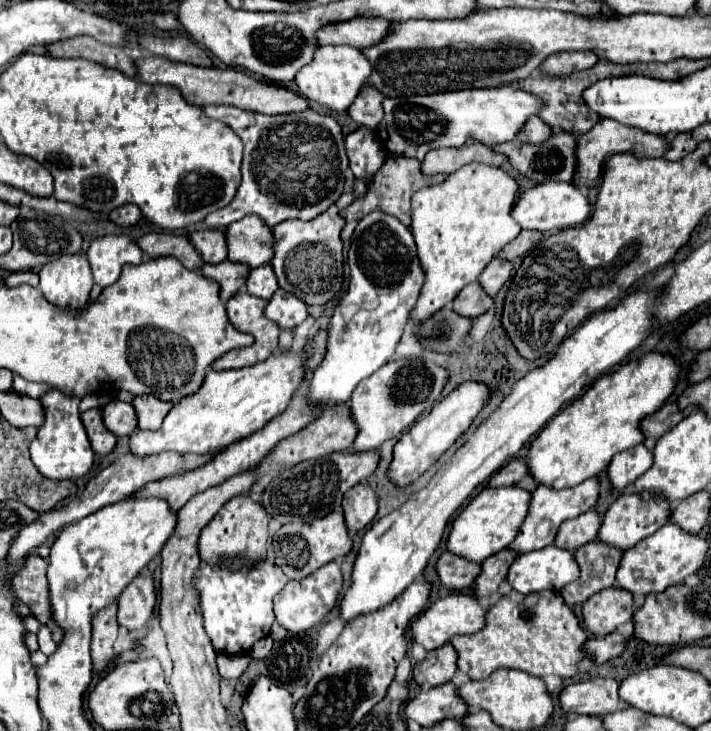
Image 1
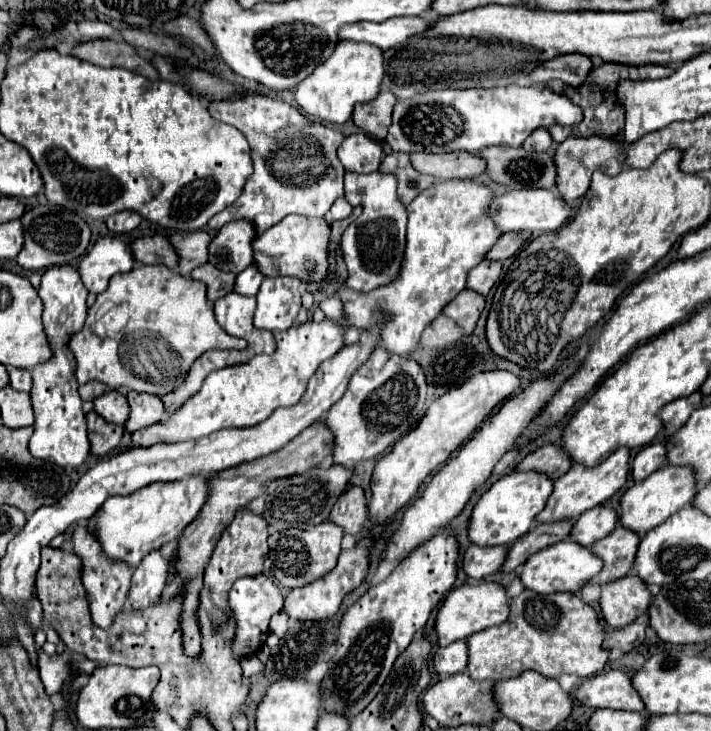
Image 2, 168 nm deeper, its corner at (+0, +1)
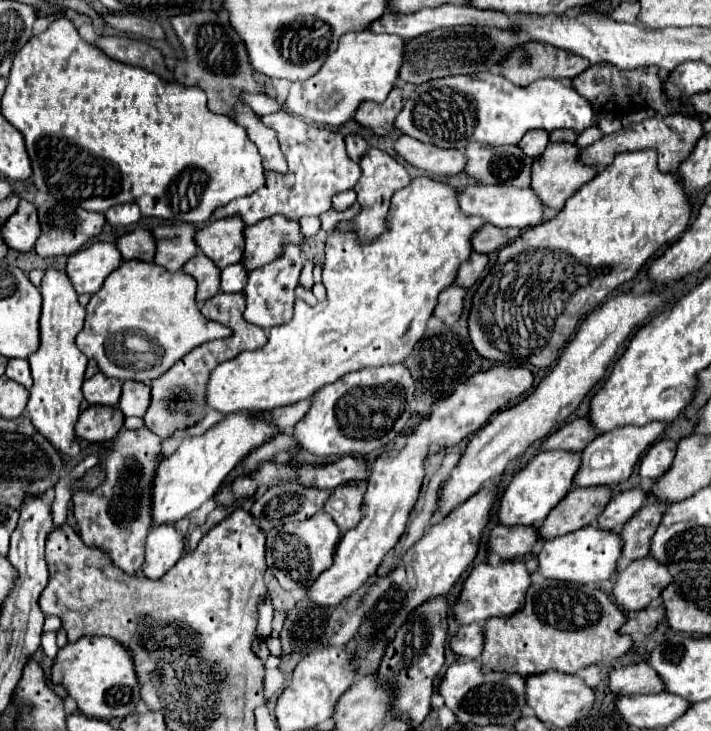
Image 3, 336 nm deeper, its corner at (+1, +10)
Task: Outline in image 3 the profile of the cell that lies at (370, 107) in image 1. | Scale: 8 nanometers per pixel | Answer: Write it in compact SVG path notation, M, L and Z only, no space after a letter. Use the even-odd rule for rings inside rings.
M396 86L388 94L388 100L384 104L376 102L364 102L356 110L356 122L364 128L370 128L374 134L384 136L394 130L394 120L402 110L402 90Z

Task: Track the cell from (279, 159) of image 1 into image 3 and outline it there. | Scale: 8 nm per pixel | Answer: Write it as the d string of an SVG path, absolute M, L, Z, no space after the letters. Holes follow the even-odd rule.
M284 110L262 116L262 122L276 132L280 150L288 162L288 172L266 172L266 182L262 188L258 188L250 196L232 200L232 204L226 204L224 208L218 208L214 212L214 218L228 218L238 214L242 222L250 226L274 214L282 214L292 220L300 220L302 216L320 216L332 206L330 198L334 194L356 186L360 178L360 166L348 158L344 150L344 138L338 132L316 128Z

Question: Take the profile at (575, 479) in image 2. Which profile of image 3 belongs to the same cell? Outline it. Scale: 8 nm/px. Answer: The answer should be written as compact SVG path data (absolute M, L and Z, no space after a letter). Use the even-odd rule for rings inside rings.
M646 424L644 428L616 428L616 432L600 434L582 452L582 468L576 474L576 484L578 486L600 486L600 484L610 486L610 484L620 484L620 482L628 480L632 470L634 470L634 466L636 466L636 462L638 462L638 458L648 450L650 444L654 444L658 438L662 438L666 428L668 428L668 424Z

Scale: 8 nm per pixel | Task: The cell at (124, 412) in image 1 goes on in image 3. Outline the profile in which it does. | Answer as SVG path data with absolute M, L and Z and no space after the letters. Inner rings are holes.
M96 372L92 378L84 380L82 394L88 400L88 404L116 406L122 394L122 382L116 378L108 378L102 372Z

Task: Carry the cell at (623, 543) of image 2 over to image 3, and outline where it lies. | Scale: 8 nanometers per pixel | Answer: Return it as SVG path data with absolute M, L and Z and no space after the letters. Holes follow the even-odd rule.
M648 500L646 506L642 506L636 516L628 520L624 530L620 532L622 536L622 554L630 560L638 560L650 554L650 540L652 532L656 532L664 508L668 508L668 502L664 500Z

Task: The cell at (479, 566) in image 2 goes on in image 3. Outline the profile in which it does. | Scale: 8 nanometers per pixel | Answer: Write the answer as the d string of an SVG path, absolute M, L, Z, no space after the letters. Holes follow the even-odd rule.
M496 526L490 534L488 548L490 554L502 556L502 560L514 560L530 554L538 542L540 532L536 526Z

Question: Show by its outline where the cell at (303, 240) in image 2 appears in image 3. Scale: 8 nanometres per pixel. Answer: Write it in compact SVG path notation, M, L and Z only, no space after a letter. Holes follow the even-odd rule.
M270 216L268 220L260 220L260 224L252 224L244 230L246 248L240 264L246 272L252 272L282 254L282 244L302 244L304 236L300 232L298 220L286 216Z

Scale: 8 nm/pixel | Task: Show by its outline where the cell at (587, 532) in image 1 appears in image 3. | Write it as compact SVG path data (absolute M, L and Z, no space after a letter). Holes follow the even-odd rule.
M632 488L632 490L620 492L608 502L604 512L598 516L596 524L604 530L620 532L622 526L644 506L648 498L650 498L650 492L644 488Z

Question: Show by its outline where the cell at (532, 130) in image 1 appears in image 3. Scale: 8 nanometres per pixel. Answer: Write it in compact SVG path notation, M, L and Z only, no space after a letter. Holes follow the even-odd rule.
M544 130L526 132L518 146L522 148L522 152L524 152L526 156L536 158L536 156L540 156L540 154L544 152L544 148L548 146L548 132L544 132Z

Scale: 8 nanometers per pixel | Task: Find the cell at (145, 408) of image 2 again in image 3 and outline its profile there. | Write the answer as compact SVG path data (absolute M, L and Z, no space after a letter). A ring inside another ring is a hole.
M124 382L118 408L124 416L144 416L150 404L150 388L142 382Z

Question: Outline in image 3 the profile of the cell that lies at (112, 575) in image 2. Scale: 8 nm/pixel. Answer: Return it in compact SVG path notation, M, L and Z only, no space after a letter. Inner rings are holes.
M122 428L116 440L112 440L110 444L112 450L104 454L98 462L98 466L104 468L104 484L100 484L100 488L94 488L92 492L84 492L84 490L74 492L72 496L74 516L78 520L80 536L88 546L98 546L104 552L108 552L120 570L128 574L138 574L144 562L144 540L152 528L152 476L156 476L156 468L160 466L160 462L154 458L160 456L162 440L146 428L138 428L138 430Z

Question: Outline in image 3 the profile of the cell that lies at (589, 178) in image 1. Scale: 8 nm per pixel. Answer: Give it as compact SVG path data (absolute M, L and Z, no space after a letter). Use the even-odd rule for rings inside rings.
M550 142L546 146L546 150L534 158L534 166L532 166L532 184L530 188L536 192L536 196L540 196L542 204L552 208L552 210L560 210L564 208L564 202L588 180L594 178L596 168L594 166L586 166L578 160L580 150L574 144L554 144Z

